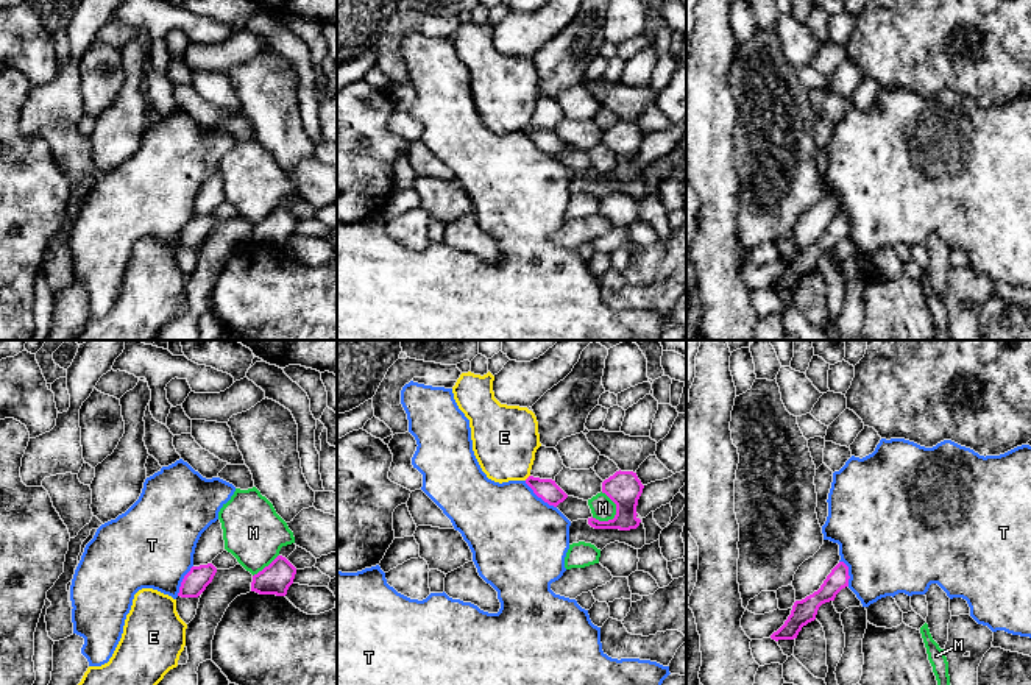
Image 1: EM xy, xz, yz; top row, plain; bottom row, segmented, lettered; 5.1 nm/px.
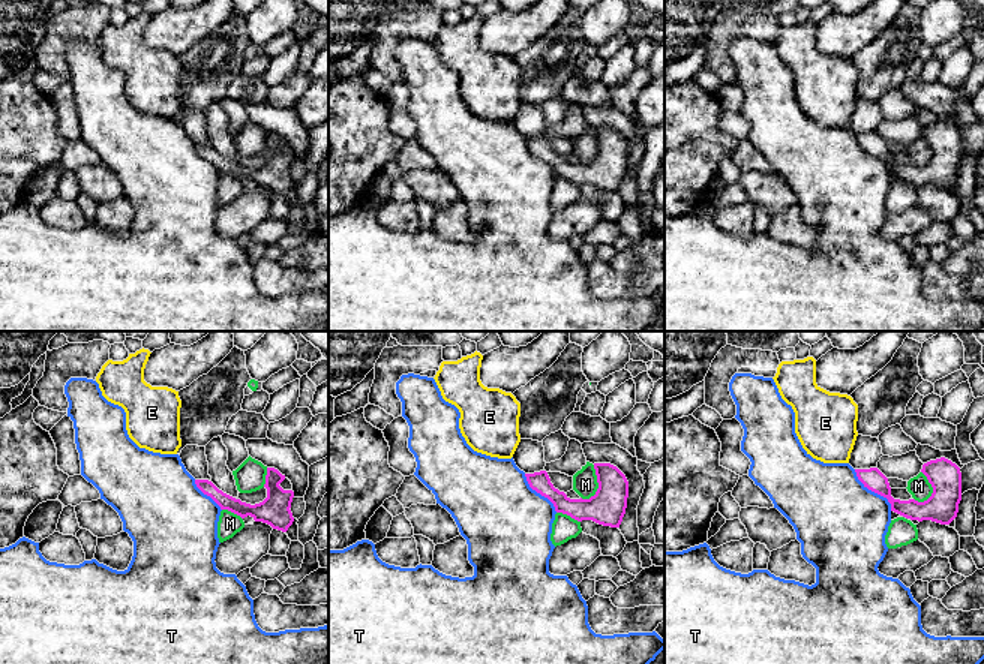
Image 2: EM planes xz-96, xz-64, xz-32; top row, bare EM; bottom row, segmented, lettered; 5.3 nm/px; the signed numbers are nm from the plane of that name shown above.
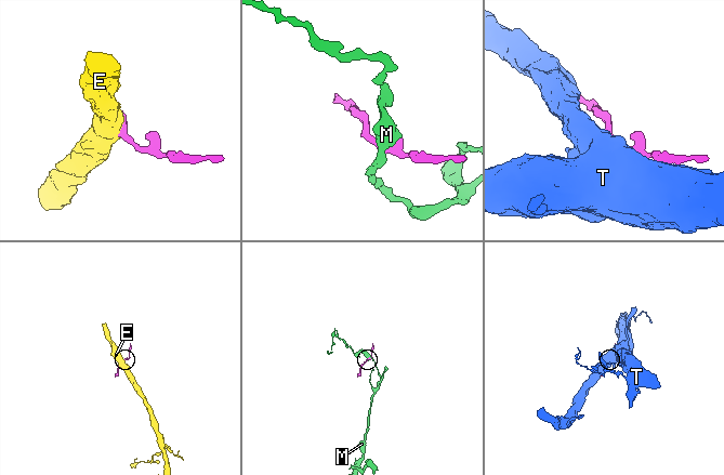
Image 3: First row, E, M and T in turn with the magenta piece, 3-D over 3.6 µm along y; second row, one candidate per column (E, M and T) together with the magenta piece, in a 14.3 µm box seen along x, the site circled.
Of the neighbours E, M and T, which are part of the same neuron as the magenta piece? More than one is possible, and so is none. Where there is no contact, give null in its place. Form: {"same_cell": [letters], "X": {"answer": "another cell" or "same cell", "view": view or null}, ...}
{"same_cell": ["T"], "E": {"answer": "another cell", "view": "xz"}, "M": {"answer": "another cell", "view": "xz"}, "T": {"answer": "same cell", "view": "xz"}}

